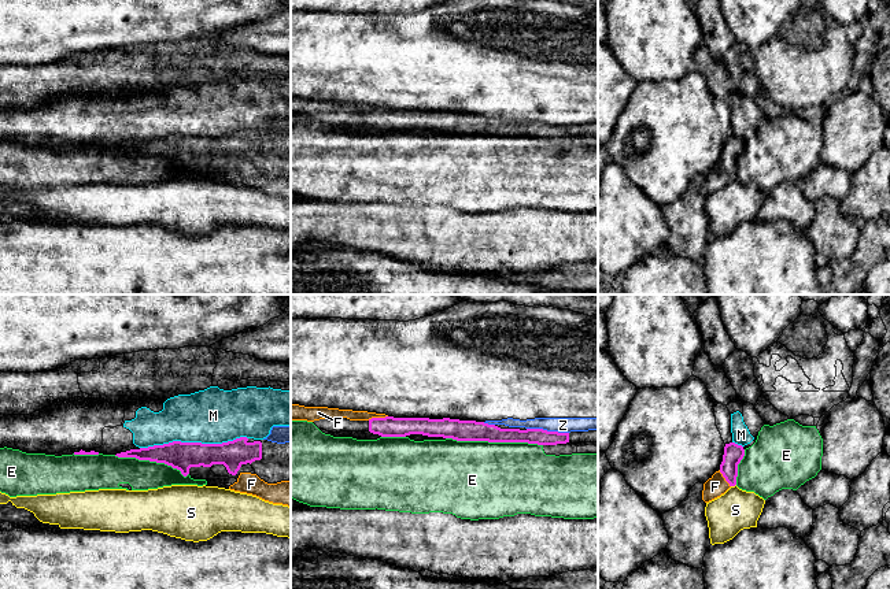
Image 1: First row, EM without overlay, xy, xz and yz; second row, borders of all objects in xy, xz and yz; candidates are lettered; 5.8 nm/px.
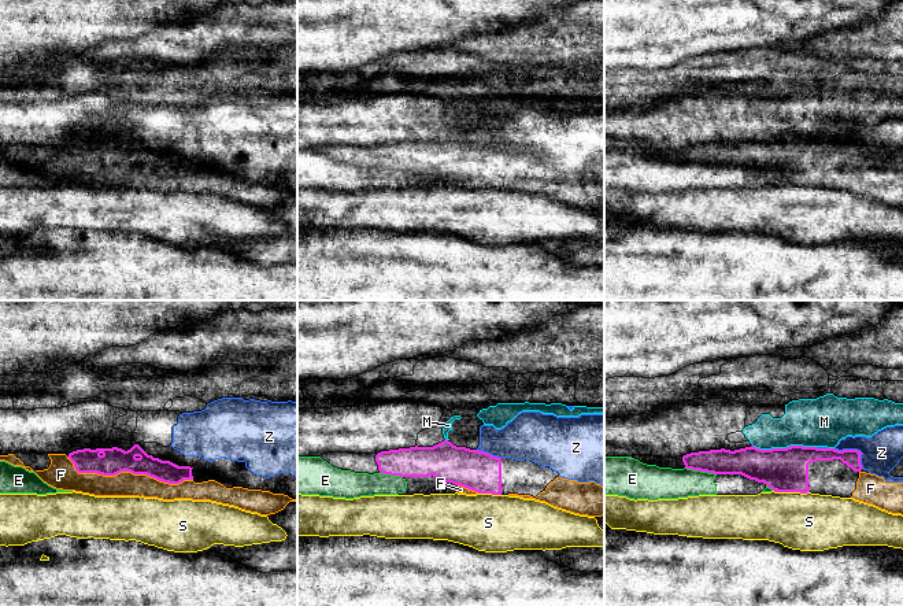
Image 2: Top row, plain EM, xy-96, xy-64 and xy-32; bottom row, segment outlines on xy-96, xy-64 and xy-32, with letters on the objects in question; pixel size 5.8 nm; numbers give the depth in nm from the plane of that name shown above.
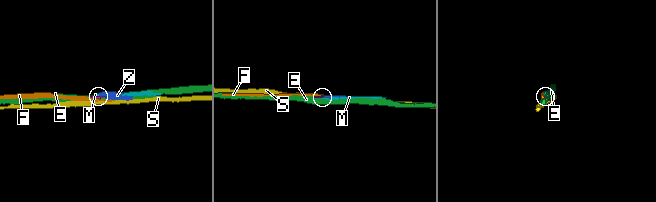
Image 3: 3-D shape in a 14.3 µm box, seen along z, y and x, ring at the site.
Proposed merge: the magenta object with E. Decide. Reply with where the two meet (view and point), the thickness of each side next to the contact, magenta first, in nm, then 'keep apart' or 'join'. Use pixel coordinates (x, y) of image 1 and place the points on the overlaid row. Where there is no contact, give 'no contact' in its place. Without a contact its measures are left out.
contact xz (494, 441); calibres 130 and 460 nm; keep apart

